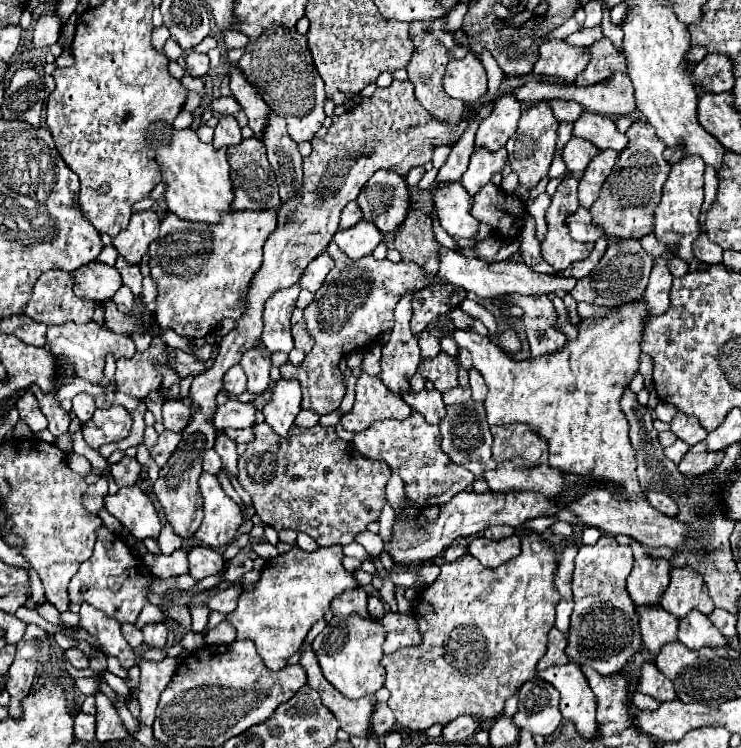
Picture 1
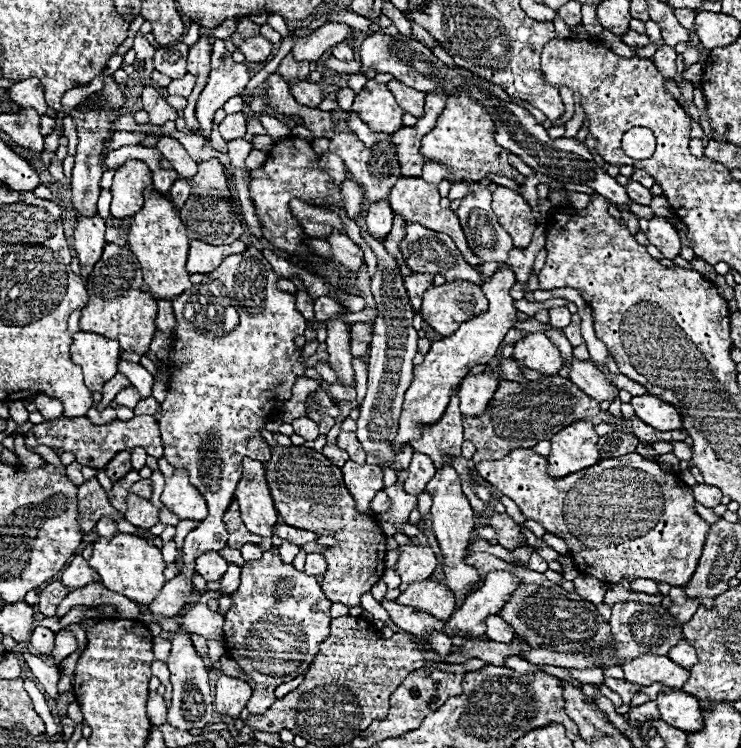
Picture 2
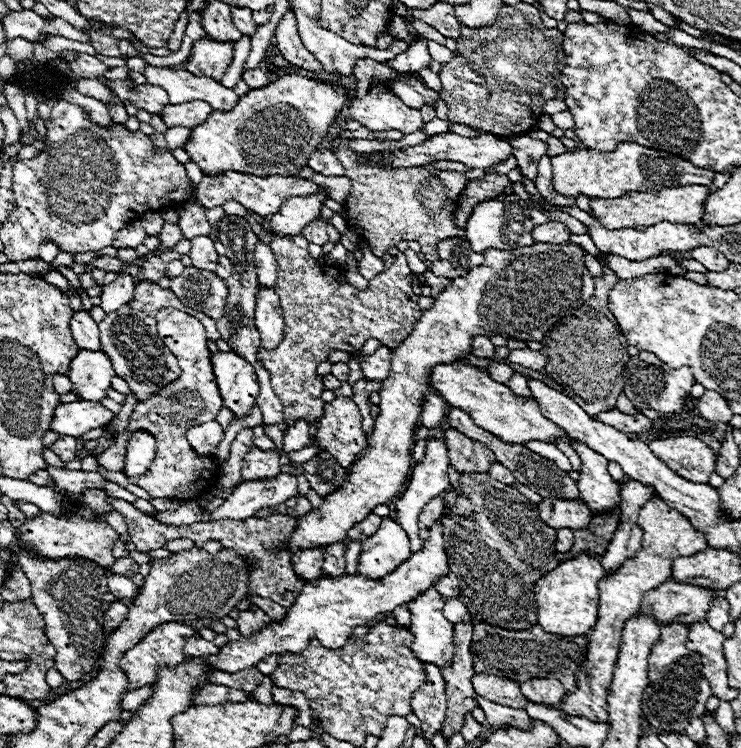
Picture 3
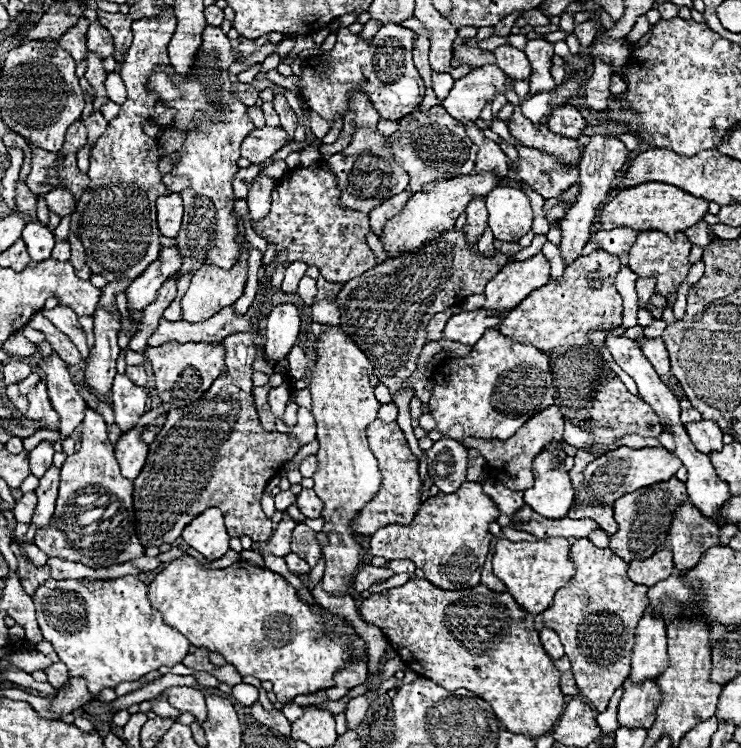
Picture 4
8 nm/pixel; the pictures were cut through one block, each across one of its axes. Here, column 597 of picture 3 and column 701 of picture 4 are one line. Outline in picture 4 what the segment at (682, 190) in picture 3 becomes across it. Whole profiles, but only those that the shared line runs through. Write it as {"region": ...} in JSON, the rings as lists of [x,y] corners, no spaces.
{"region":[[[646,182],[620,190],[620,194],[600,210],[600,224],[604,230],[630,226],[634,230],[660,230],[674,236],[674,232],[684,232],[686,228],[698,224],[706,212],[708,200],[690,196],[688,192],[670,184]]]}

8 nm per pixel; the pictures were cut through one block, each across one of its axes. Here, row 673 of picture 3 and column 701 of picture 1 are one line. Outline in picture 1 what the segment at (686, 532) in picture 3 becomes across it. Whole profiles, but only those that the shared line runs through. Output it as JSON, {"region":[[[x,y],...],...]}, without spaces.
{"region":[[[690,566],[672,568],[670,586],[660,600],[660,606],[676,618],[684,618],[690,610],[700,610],[702,614],[710,614],[714,610],[714,602],[708,596],[702,576]]]}

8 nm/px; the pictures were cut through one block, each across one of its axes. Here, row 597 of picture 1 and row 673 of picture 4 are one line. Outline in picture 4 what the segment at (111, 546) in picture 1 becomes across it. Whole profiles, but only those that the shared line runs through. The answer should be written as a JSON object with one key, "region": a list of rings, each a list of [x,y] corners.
{"region":[[[132,574],[112,580],[48,578],[34,592],[34,604],[42,634],[68,666],[70,678],[84,678],[94,696],[120,682],[140,680],[160,666],[172,668],[190,650],[186,636],[164,624],[162,614],[150,606],[148,584]]]}

